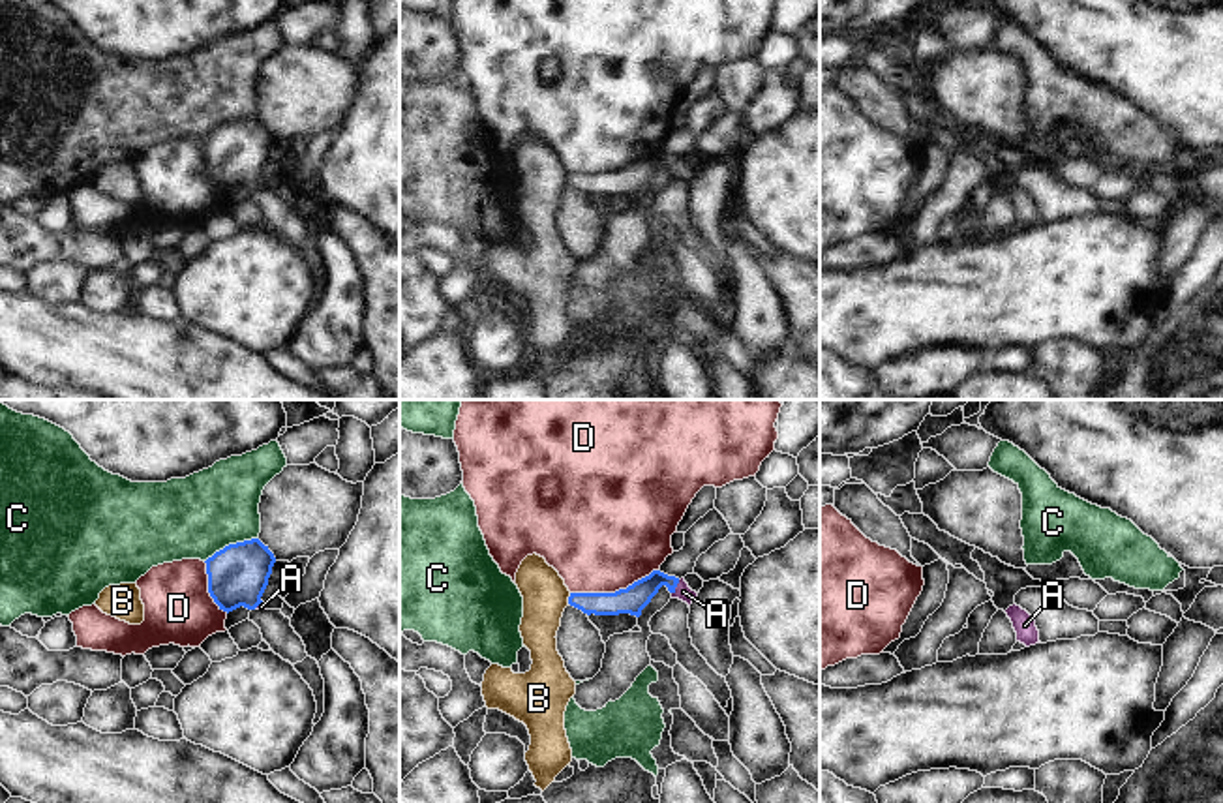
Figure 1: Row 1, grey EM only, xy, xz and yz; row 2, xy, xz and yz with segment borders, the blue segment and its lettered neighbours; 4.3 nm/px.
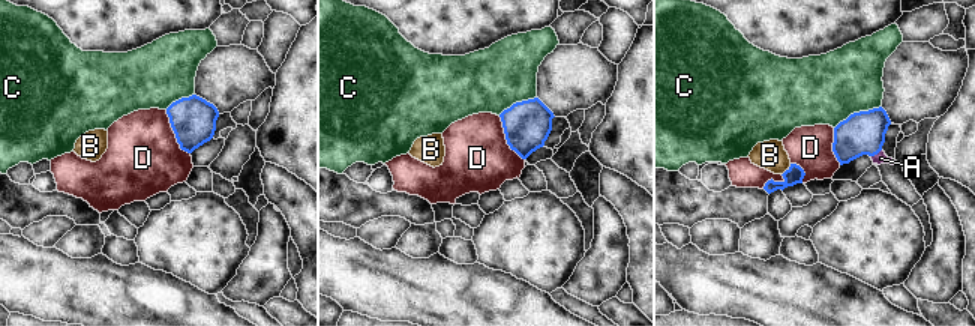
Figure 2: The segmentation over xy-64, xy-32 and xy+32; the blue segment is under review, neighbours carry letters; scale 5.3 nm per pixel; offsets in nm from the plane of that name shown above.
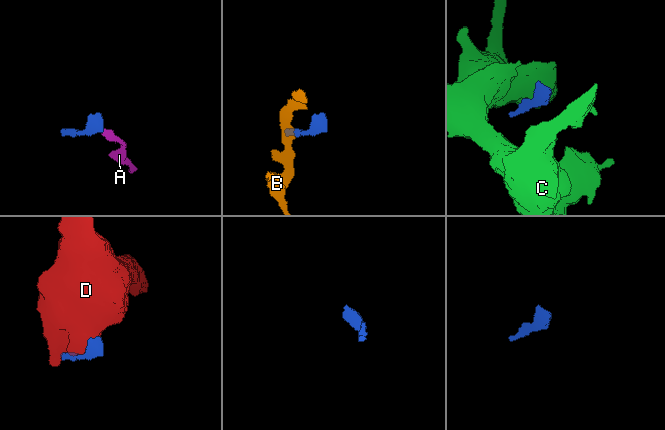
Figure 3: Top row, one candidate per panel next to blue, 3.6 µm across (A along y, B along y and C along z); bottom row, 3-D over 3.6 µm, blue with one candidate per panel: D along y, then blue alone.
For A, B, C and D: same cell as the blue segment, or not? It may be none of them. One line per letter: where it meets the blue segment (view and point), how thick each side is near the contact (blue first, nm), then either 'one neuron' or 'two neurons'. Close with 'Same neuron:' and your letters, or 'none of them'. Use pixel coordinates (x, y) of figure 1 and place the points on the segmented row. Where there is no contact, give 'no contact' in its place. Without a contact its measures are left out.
A: meets blue in xz at (676, 586); 120 nm thick on the blue side, 70 nm on the other; one neuron
B: meets blue in xz at (569, 599); 110 nm thick on the blue side, 190 nm on the other; two neurons
C: meets blue in xy at (231, 545); 260 nm thick on the blue side, 360 nm on the other; two neurons
D: meets blue in xz at (616, 591); 120 nm thick on the blue side, 480 nm on the other; two neurons
Same neuron: A

